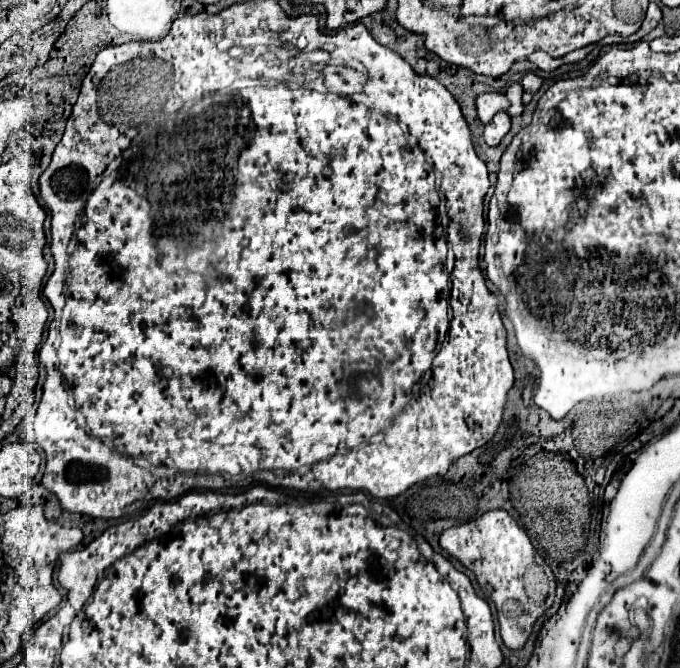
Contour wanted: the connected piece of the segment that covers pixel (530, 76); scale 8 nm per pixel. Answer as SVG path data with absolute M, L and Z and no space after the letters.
M527 73L527 75L521 79L521 85L525 87L525 97L523 97L523 101L525 101L525 103L531 103L533 95L535 95L535 93L541 89L541 85L543 85L543 79L537 77L535 73Z

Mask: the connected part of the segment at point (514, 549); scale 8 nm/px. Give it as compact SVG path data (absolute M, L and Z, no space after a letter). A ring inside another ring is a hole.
M493 509L493 511L483 513L475 521L447 529L441 535L439 543L451 557L459 559L461 565L475 575L483 593L495 603L497 619L499 619L499 627L501 627L501 639L503 639L505 647L509 647L511 651L523 649L533 631L535 621L553 605L553 599L555 599L555 581L549 571L547 571L547 575L551 581L551 589L549 589L551 603L535 605L525 595L523 575L525 575L527 567L535 563L535 557L537 557L537 551L533 549L527 533L517 525L517 521L507 511Z

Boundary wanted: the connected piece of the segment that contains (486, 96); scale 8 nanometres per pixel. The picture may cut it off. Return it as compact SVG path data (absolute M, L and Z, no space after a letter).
M483 93L477 97L477 113L483 123L489 123L497 111L507 111L509 99L503 93Z

